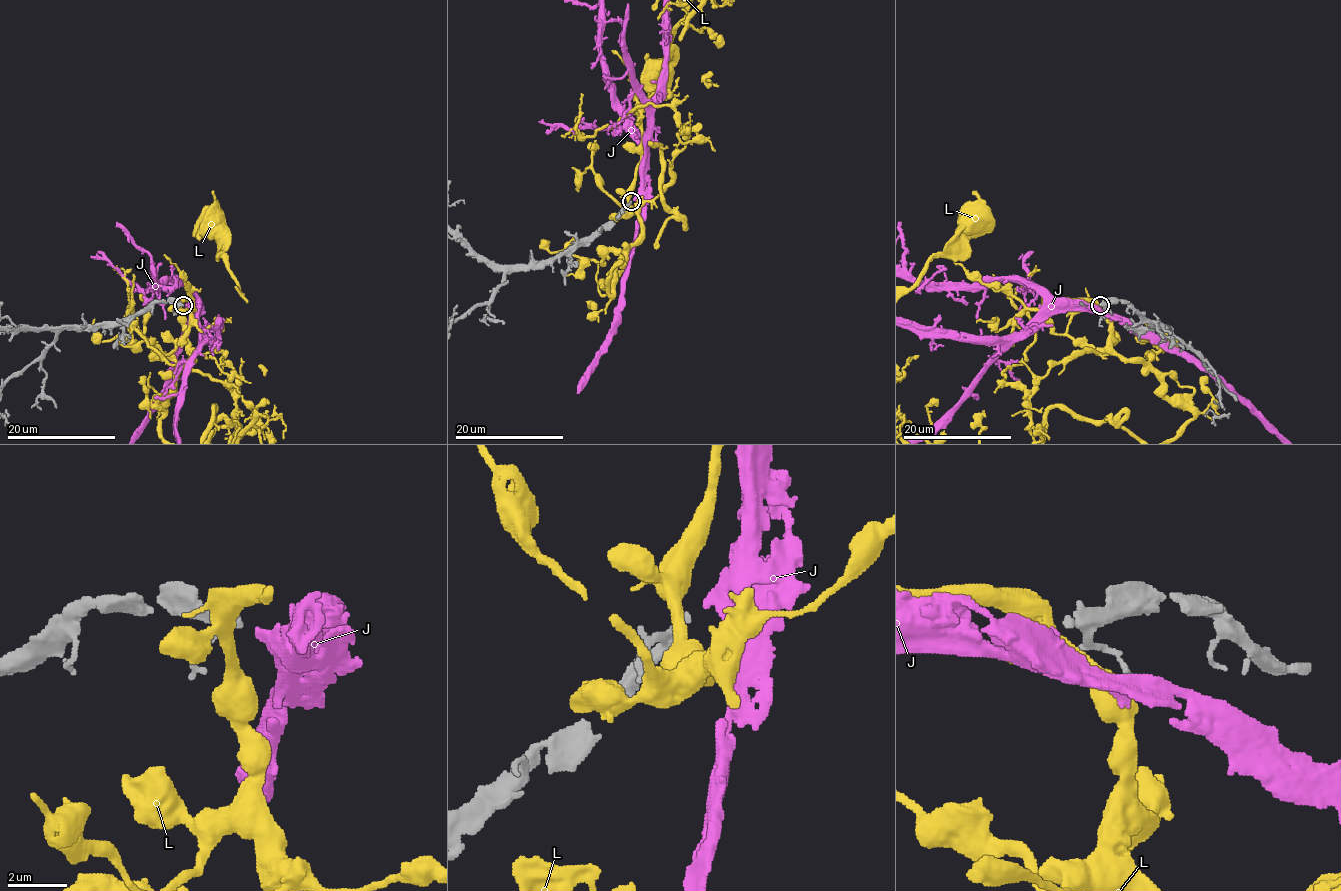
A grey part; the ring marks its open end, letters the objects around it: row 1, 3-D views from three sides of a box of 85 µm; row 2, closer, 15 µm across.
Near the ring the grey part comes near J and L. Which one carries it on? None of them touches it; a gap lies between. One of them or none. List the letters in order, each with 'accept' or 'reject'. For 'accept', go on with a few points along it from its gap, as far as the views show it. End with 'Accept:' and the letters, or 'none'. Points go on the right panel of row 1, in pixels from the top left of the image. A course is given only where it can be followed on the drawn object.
J: accept
L: reject
Accept: J

